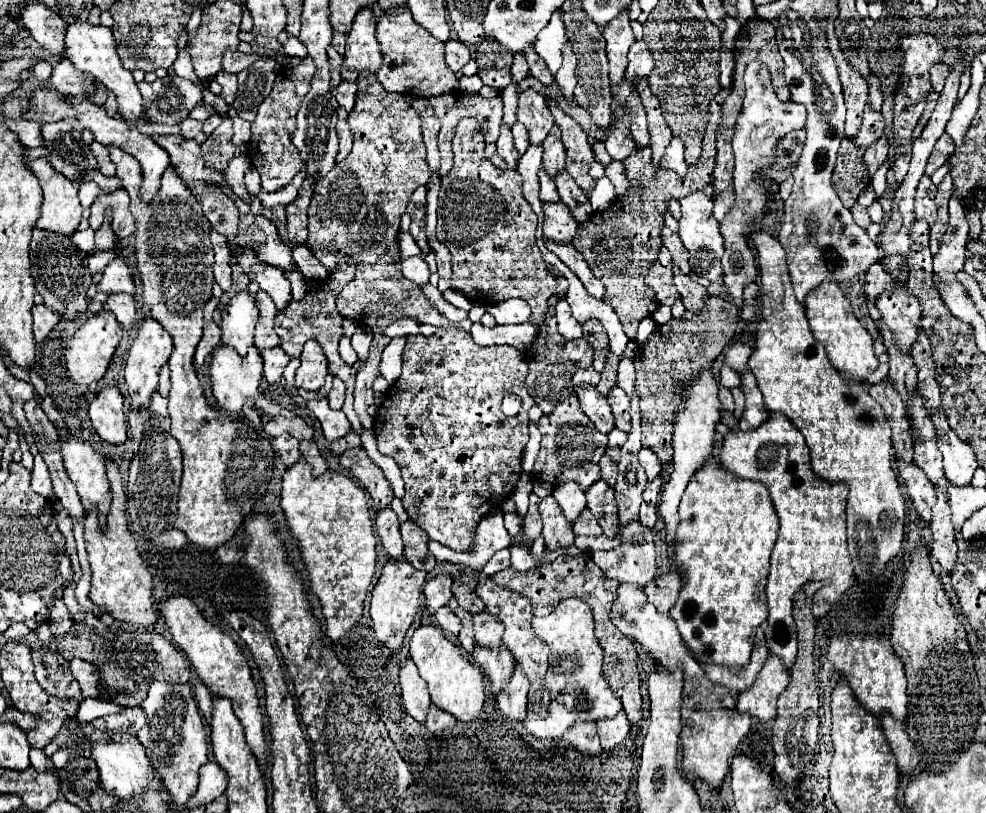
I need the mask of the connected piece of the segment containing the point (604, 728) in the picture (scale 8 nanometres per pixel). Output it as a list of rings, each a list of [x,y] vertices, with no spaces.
[[[621,710],[615,718],[607,718],[607,720],[599,720],[597,722],[597,734],[601,738],[601,746],[605,752],[613,750],[615,746],[619,746],[627,736],[629,736],[629,728],[631,724],[625,718],[625,712]]]

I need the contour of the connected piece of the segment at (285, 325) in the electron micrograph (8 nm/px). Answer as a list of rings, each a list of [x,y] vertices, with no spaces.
[[[343,258],[343,260],[339,262],[337,270],[333,270],[333,272],[329,274],[329,280],[327,280],[315,294],[311,294],[311,292],[305,294],[305,298],[303,298],[301,302],[295,302],[295,300],[293,300],[293,302],[287,306],[285,312],[279,312],[279,314],[275,316],[275,332],[277,332],[279,338],[281,338],[281,348],[283,348],[291,358],[299,358],[299,356],[301,356],[303,344],[305,344],[309,338],[317,340],[317,342],[323,346],[323,352],[325,352],[325,356],[327,356],[327,360],[329,360],[329,372],[331,372],[333,376],[339,376],[339,378],[347,384],[347,398],[345,398],[345,404],[343,404],[343,412],[345,412],[345,416],[349,418],[353,430],[355,430],[357,434],[361,434],[363,426],[359,424],[359,418],[357,418],[357,414],[355,414],[355,410],[353,410],[355,368],[347,366],[347,364],[341,360],[339,350],[337,350],[339,338],[343,336],[343,328],[341,328],[343,316],[341,316],[341,314],[337,312],[337,308],[335,308],[335,298],[337,298],[337,292],[353,278],[353,274],[355,274],[355,262],[349,260],[349,258]]]

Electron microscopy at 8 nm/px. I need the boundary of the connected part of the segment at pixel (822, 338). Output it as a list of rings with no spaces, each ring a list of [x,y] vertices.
[[[825,282],[823,286],[815,288],[805,300],[805,312],[807,312],[811,332],[825,346],[831,364],[839,372],[849,374],[851,380],[855,380],[859,384],[867,384],[869,374],[879,366],[879,358],[875,356],[871,334],[855,318],[851,304],[845,298],[845,294],[841,292],[839,284],[837,282]]]

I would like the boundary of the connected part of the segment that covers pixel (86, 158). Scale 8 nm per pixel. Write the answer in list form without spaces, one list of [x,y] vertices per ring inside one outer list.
[[[75,118],[43,124],[41,134],[49,150],[51,166],[75,184],[83,182],[83,172],[97,170],[97,158],[89,144],[81,140],[81,128]]]

